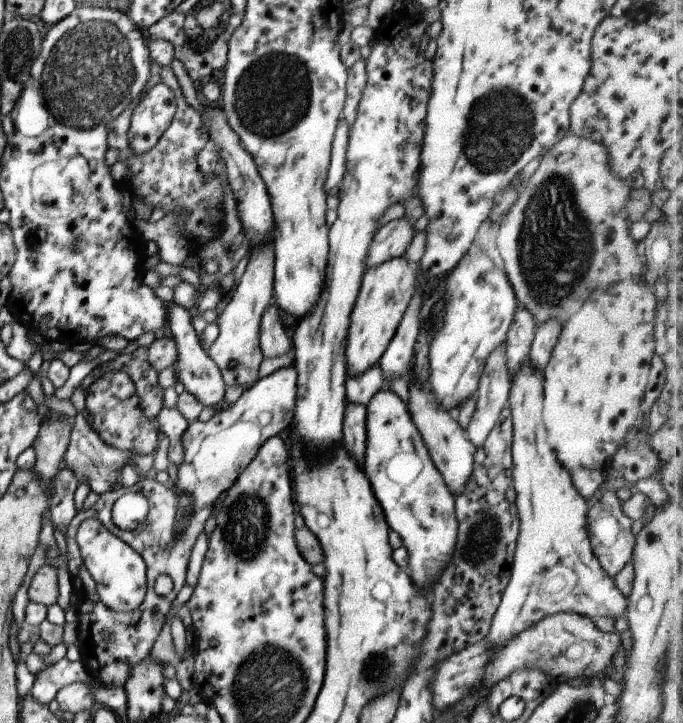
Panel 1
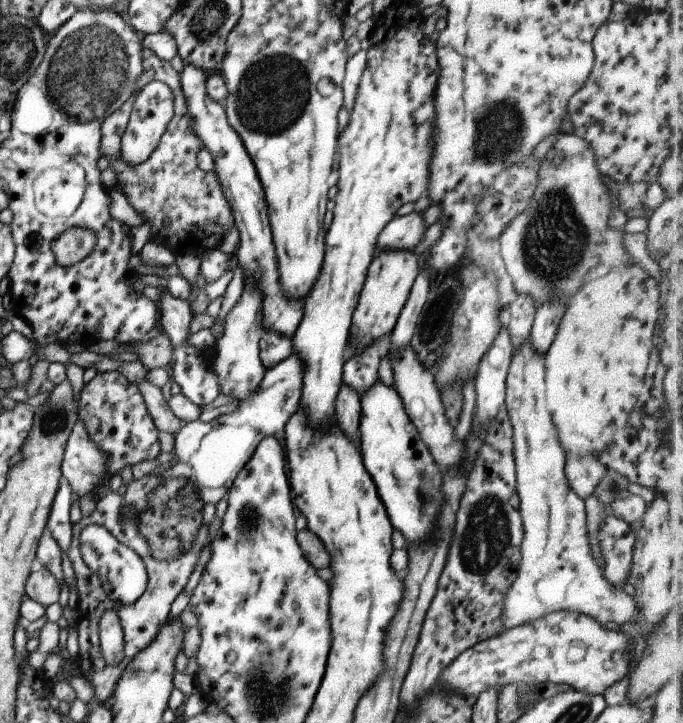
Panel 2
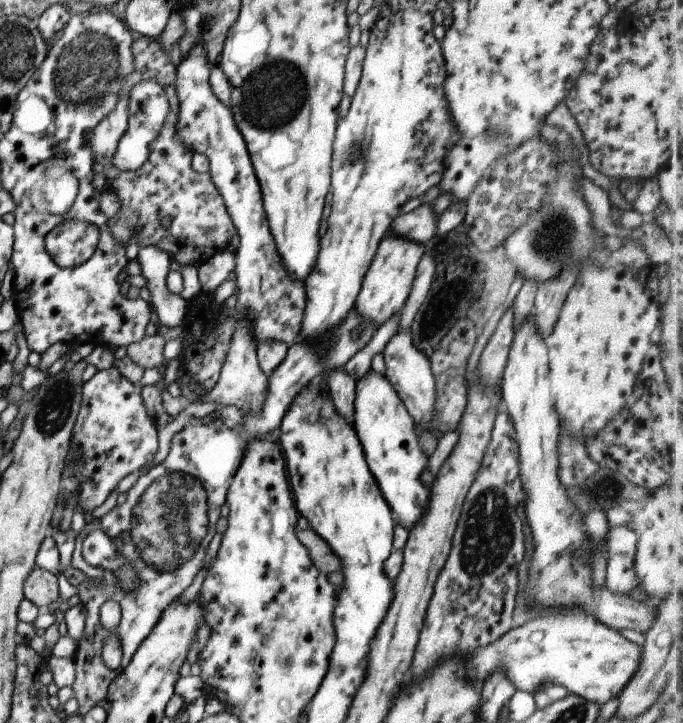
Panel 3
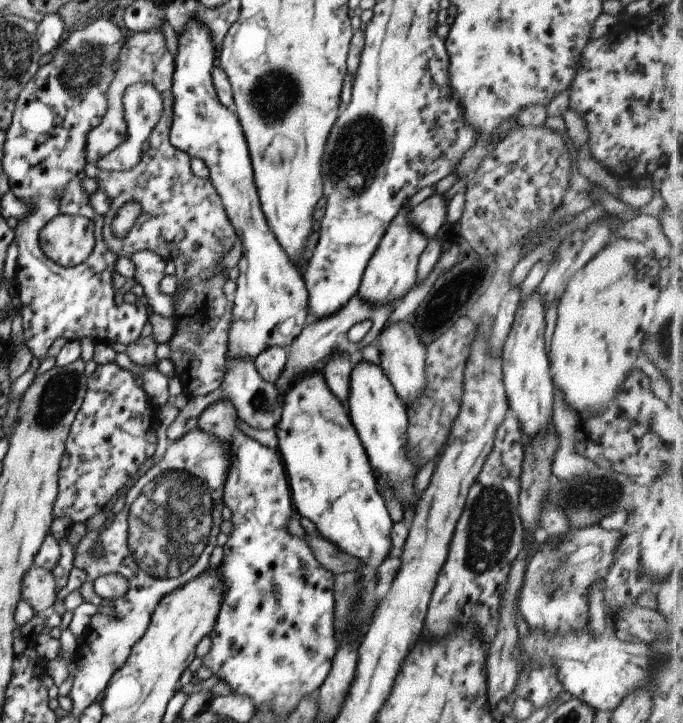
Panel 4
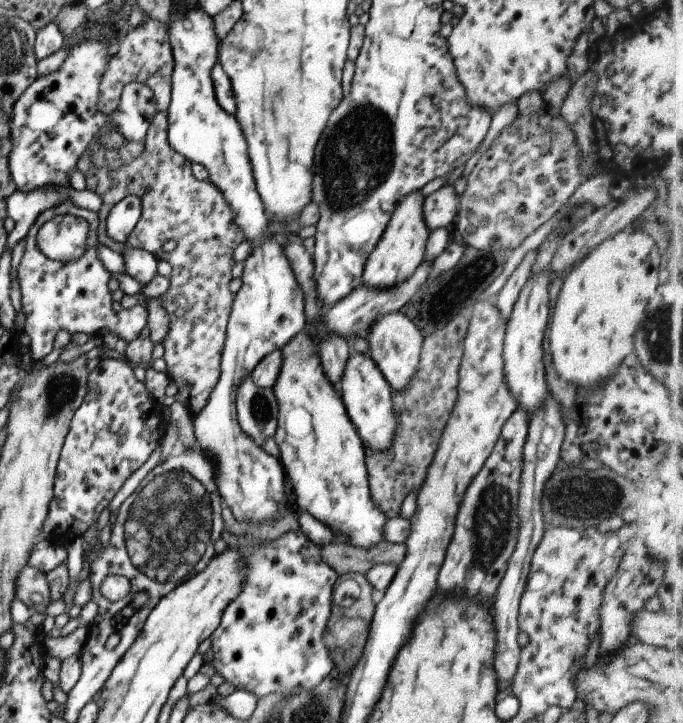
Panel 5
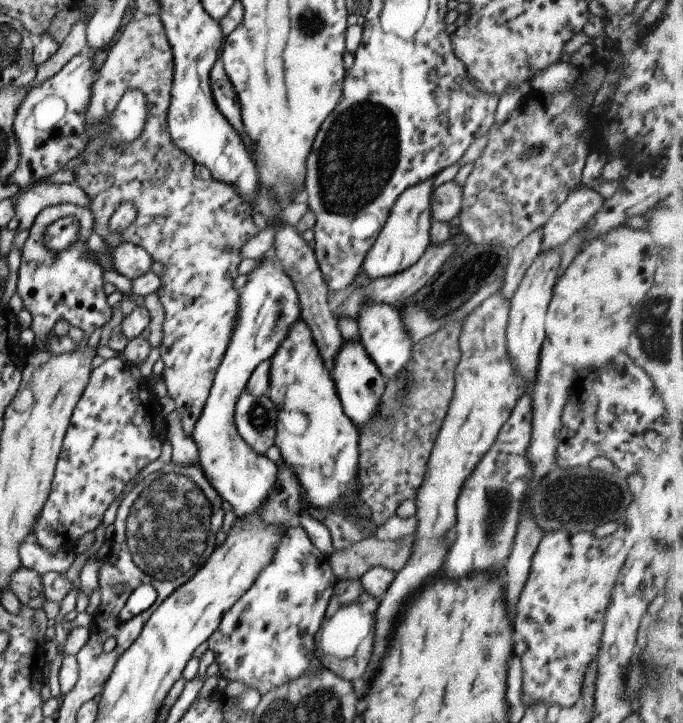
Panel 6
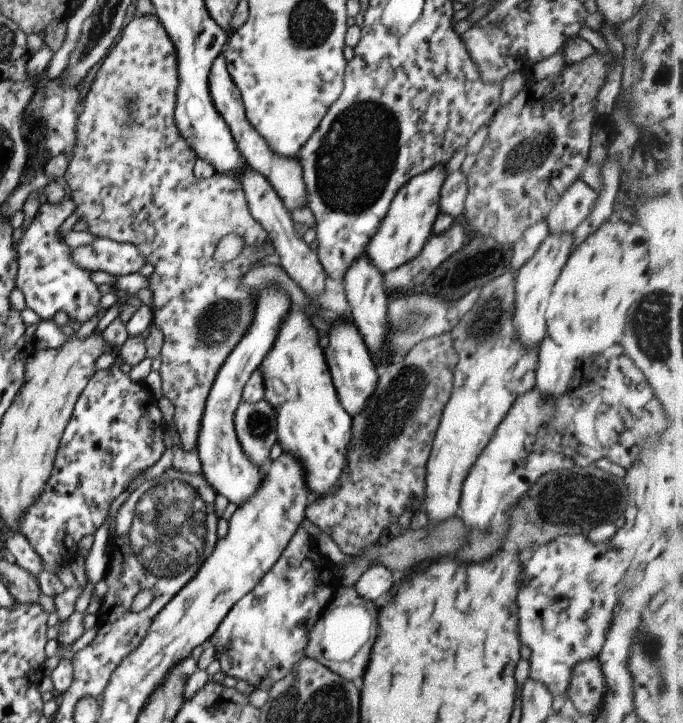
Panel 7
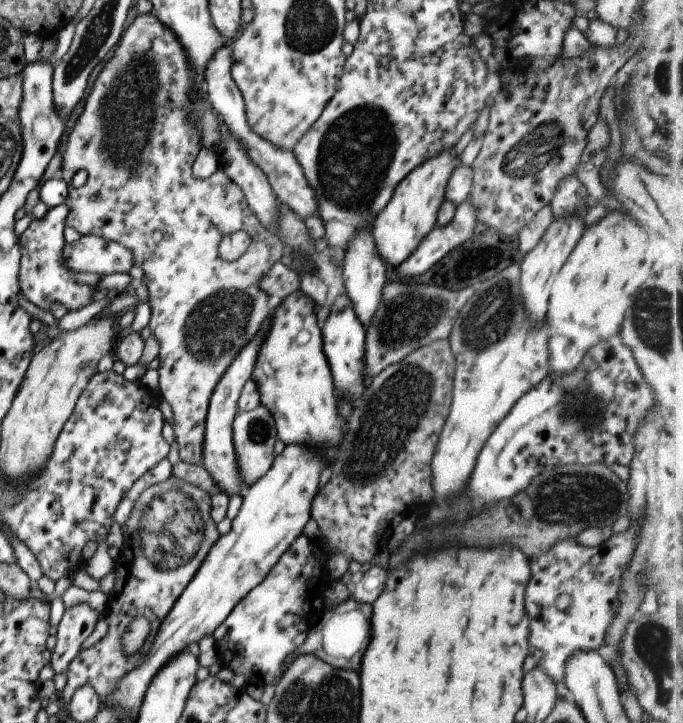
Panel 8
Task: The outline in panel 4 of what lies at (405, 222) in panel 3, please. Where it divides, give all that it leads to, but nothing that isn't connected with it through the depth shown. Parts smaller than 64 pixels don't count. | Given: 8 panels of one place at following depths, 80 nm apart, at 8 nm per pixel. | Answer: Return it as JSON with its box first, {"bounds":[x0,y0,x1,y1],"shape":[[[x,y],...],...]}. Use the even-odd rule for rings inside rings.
{"bounds":[410,193,447,240],"shape":[[[433,193],[410,210],[412,225],[418,228],[427,240],[437,236],[437,230],[445,226],[447,203],[444,194]]]}

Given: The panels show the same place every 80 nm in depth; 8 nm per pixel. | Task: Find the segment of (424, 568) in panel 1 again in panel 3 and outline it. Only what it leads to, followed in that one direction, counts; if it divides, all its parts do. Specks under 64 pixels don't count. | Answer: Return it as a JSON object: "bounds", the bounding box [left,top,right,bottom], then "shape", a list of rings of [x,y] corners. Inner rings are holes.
{"bounds":[351,369,429,530],"shape":[[[371,369],[354,381],[354,403],[351,424],[359,436],[369,472],[375,476],[381,496],[389,504],[393,518],[409,530],[427,508],[429,485],[419,481],[426,469],[427,456],[419,448],[414,422],[405,410],[401,399],[384,375]]]}

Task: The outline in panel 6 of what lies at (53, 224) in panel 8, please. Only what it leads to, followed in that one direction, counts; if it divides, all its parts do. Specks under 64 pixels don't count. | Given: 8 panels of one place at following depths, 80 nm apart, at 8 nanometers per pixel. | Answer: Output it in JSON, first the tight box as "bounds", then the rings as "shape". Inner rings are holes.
{"bounds":[15,204,112,349],"shape":[[[56,204],[46,206],[35,215],[28,228],[28,236],[19,249],[20,261],[17,270],[15,290],[22,300],[22,307],[31,314],[30,327],[34,334],[33,348],[45,349],[43,342],[47,333],[52,330],[55,322],[62,318],[71,326],[80,328],[90,335],[95,328],[103,326],[111,316],[112,308],[105,301],[101,274],[102,267],[95,260],[91,261],[86,254],[89,249],[84,240],[92,232],[94,216],[87,207],[74,204]],[[63,216],[75,216],[79,222],[78,244],[67,249],[53,252],[43,245],[46,228]]]}

